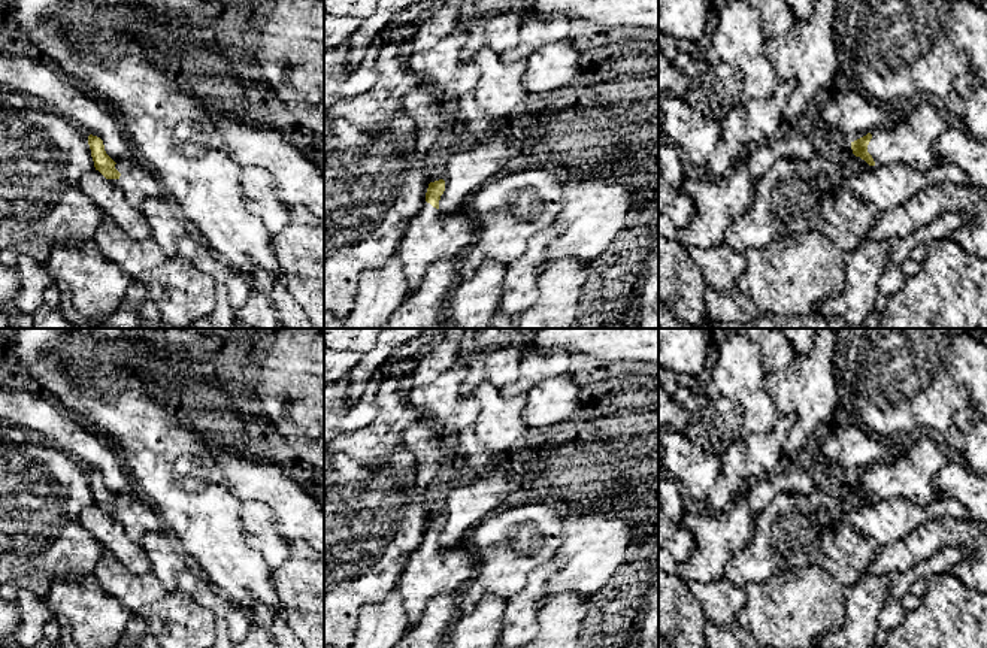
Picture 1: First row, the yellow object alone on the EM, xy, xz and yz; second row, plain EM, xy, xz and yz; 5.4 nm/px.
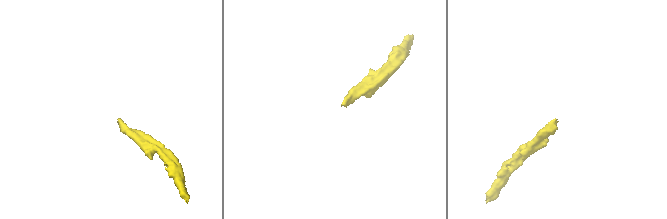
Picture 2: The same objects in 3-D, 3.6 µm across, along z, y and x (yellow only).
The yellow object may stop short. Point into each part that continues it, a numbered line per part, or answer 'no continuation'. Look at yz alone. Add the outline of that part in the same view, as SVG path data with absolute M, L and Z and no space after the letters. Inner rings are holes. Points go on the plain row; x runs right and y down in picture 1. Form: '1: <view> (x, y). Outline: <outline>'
1: yz (911, 475). Outline: M921 434L894 460L872 466L868 487L875 499L897 497L924 508L936 499L935 479L950 455L938 437Z

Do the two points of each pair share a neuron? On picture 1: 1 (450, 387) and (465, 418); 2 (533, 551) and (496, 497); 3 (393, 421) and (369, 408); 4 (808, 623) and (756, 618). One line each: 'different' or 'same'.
1: same
2: different
3: different
4: same

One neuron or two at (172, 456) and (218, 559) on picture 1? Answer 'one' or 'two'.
one

